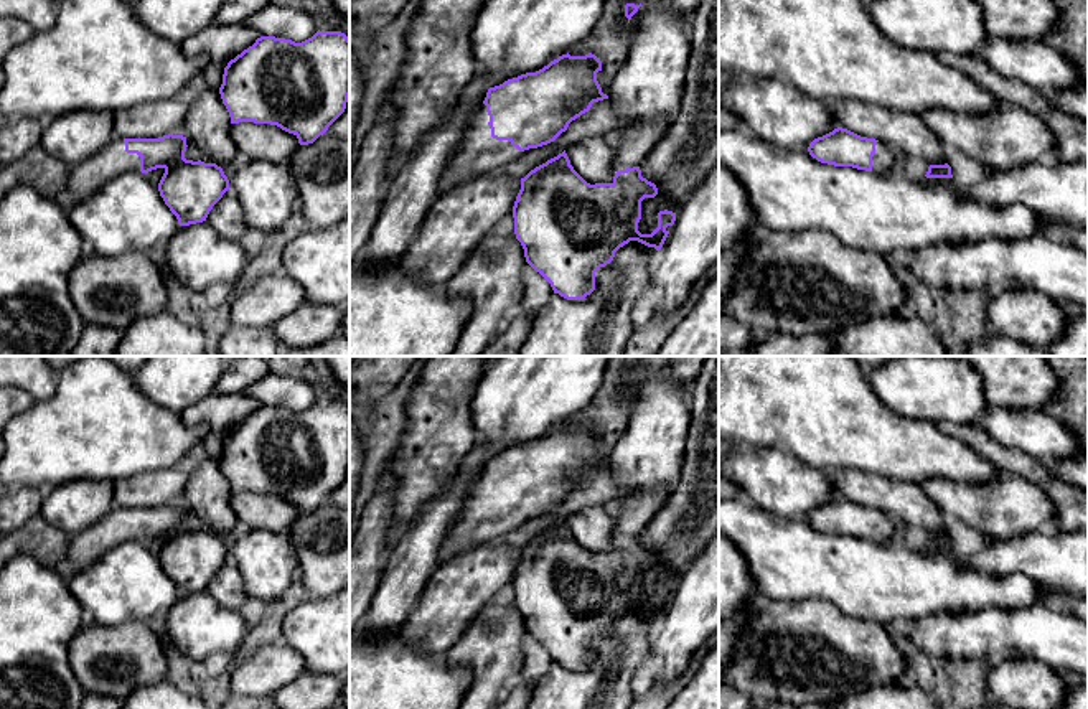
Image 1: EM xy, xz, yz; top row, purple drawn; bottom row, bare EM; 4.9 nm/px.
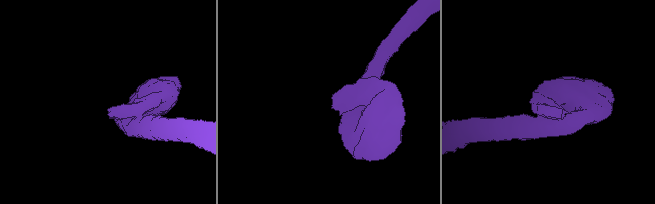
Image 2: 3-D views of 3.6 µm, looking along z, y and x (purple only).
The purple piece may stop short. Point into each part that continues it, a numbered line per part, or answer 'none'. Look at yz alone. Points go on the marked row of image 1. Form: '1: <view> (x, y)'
1: yz (884, 157)

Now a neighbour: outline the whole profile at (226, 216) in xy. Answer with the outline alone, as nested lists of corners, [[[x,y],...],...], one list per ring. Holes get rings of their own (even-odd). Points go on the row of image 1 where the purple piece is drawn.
[[[229,188],[209,211],[206,223],[223,237],[239,241],[249,228],[244,224],[244,209]]]

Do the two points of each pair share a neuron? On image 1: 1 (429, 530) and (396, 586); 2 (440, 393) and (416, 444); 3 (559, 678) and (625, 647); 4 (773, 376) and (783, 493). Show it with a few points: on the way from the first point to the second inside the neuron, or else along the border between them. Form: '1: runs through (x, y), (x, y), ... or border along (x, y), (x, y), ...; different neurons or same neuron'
1: runs through (419, 543), (406, 572); same neuron
2: runs through (440, 406), (439, 421), (429, 431); same neuron
3: runs through (576, 678), (594, 678), (609, 663); same neuron
4: border along (742, 442), (780, 447), (815, 467); different neurons

